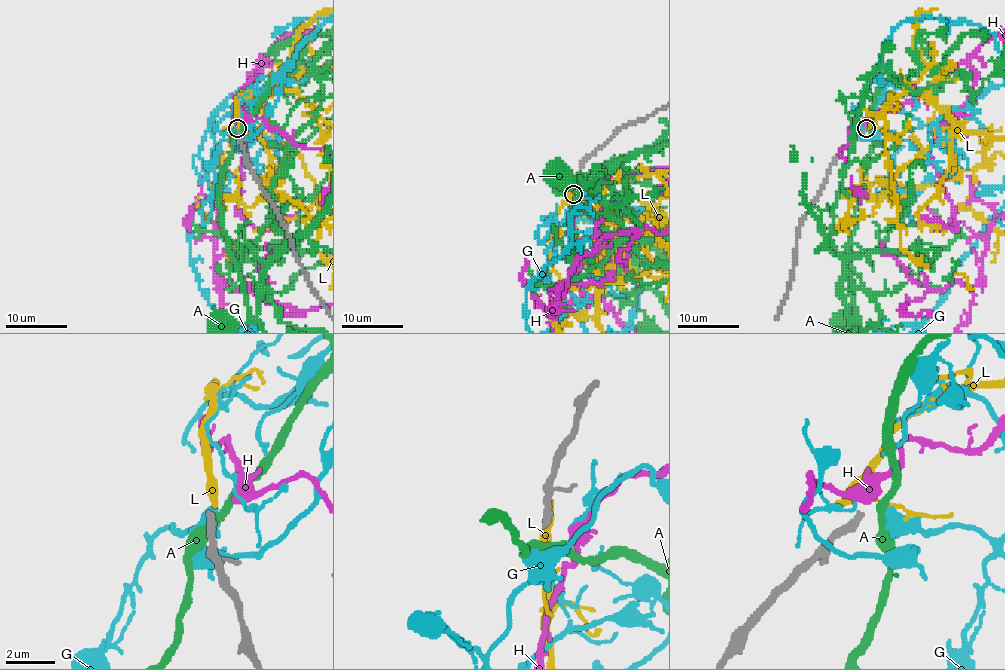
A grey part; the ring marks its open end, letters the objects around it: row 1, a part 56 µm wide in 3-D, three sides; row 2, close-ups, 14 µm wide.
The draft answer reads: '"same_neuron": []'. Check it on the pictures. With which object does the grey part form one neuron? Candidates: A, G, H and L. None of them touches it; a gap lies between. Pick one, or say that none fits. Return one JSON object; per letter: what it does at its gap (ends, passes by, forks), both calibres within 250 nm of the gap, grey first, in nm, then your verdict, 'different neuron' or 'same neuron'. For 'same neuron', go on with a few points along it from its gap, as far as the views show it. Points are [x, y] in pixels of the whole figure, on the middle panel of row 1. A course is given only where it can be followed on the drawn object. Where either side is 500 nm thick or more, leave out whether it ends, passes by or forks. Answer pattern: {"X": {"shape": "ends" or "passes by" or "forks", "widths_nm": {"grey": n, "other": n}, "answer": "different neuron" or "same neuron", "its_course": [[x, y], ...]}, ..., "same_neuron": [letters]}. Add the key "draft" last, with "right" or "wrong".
{"A": {"shape": "passes by", "widths_nm": {"grey": 260, "other": 340}, "answer": "different neuron"}, "G": {"shape": "passes by", "widths_nm": {"grey": 260, "other": 420}, "answer": "different neuron"}, "H": {"shape": "passes by", "widths_nm": {"grey": 260, "other": 480}, "answer": "different neuron"}, "L": {"shape": "passes by", "widths_nm": {"grey": 260, "other": 360}, "answer": "different neuron"}, "same_neuron": [], "draft": "right"}

